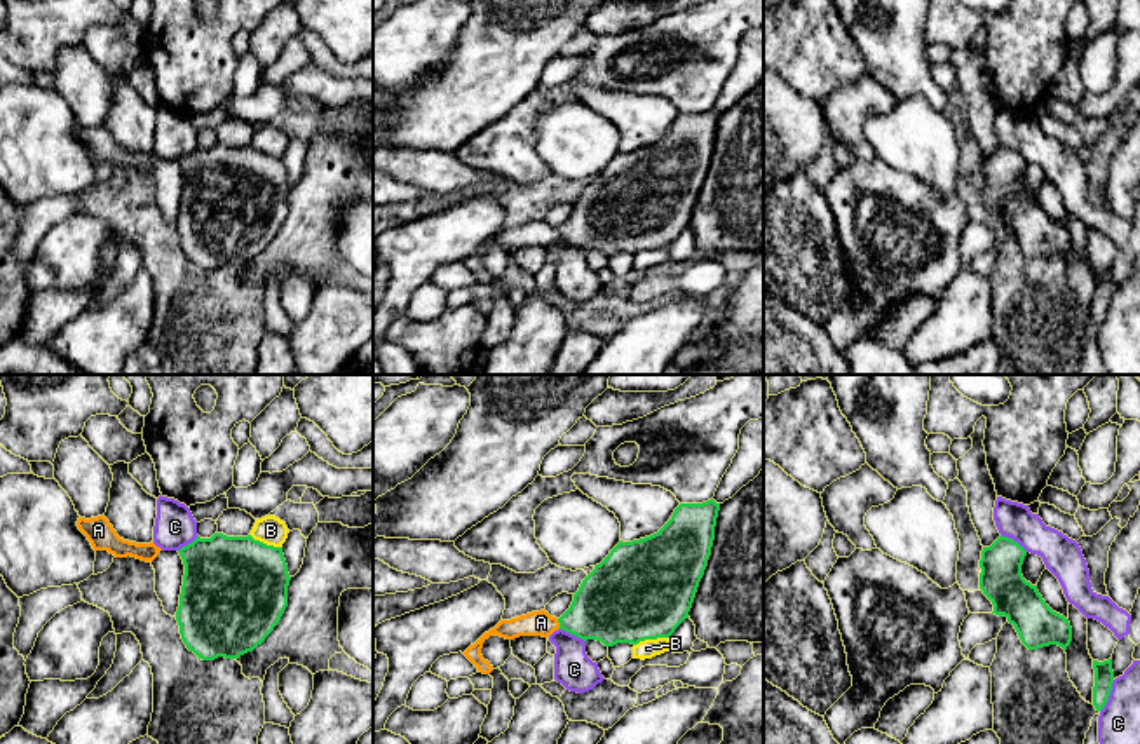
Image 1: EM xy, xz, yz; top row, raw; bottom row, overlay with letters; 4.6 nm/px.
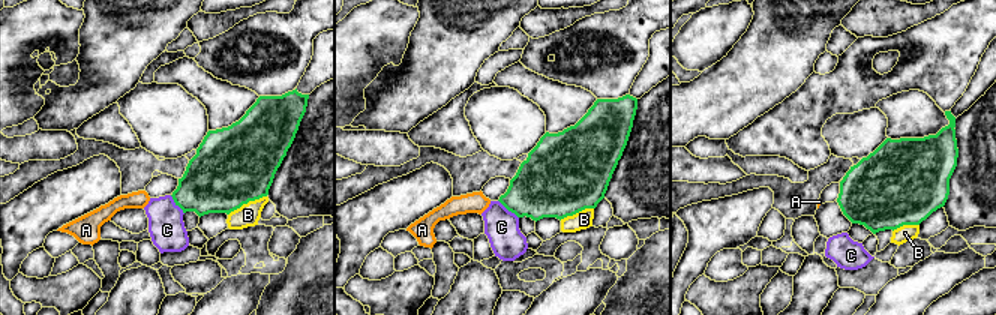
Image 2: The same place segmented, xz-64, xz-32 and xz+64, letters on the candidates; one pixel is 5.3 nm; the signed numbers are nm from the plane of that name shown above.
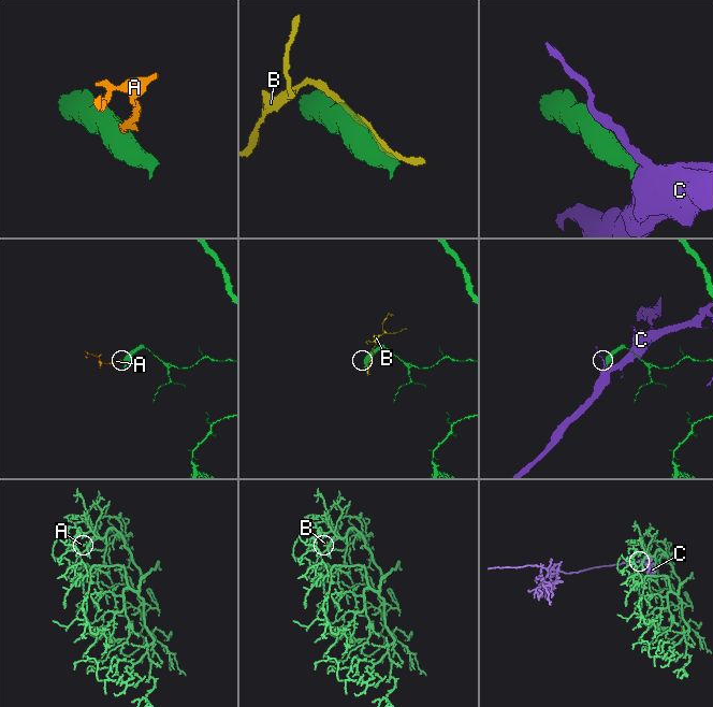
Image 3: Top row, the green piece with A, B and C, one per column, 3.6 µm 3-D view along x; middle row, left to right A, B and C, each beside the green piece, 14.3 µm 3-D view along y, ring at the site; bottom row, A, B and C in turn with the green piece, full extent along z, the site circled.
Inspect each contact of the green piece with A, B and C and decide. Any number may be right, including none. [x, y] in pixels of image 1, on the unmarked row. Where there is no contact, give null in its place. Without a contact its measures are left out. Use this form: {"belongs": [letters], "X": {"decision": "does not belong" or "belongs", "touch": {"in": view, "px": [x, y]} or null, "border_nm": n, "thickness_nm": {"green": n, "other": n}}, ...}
{"belongs": ["A"], "A": {"decision": "belongs", "touch": {"in": "xz", "px": [560, 234]}, "border_nm": 50, "thickness_nm": {"green": 340, "other": 110}}, "B": {"decision": "does not belong", "touch": {"in": "xz", "px": [651, 248]}, "border_nm": 170, "thickness_nm": {"green": 460, "other": 90}}, "C": {"decision": "does not belong", "touch": {"in": "yz", "px": [1109, 304]}, "border_nm": 170, "thickness_nm": {"green": 100, "other": 190}}}

